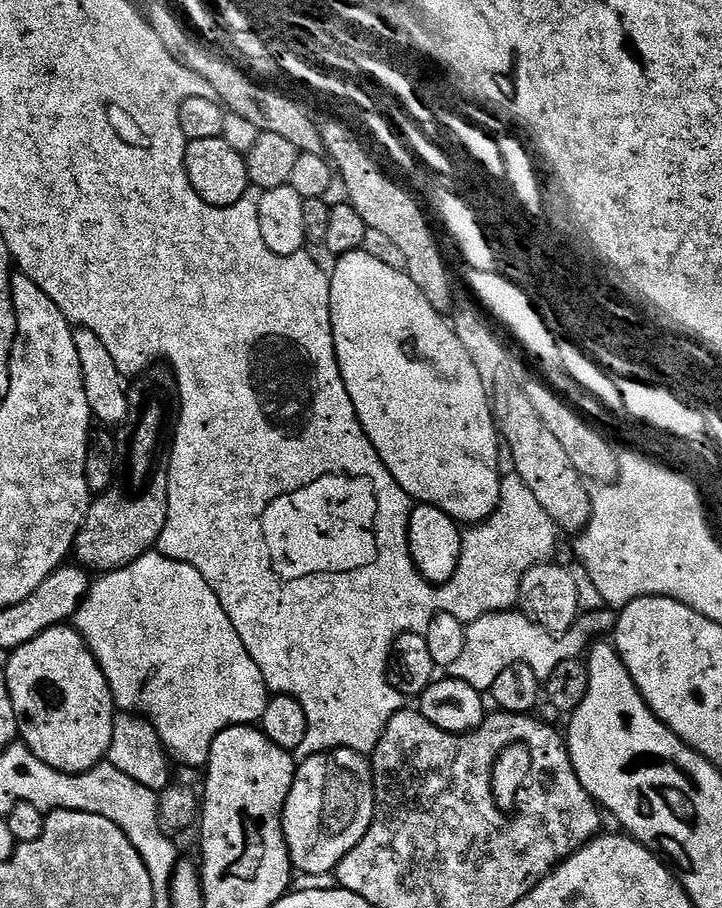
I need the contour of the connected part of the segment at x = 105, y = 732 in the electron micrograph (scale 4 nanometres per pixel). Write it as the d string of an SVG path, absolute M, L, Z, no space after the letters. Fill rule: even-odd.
M72 626L48 628L30 642L18 646L7 660L8 669L3 669L2 674L8 680L10 698L14 702L16 718L20 721L19 733L22 740L24 736L23 743L28 751L55 772L79 774L89 772L91 768L101 763L110 750L118 709L99 662L76 628Z

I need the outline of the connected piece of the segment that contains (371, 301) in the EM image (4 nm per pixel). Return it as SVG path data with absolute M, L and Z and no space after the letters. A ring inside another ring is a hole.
M357 250L354 252L345 252L339 257L340 260L336 264L336 269L331 269L330 279L332 282L332 337L334 338L334 344L336 346L336 357L340 362L340 373L342 374L344 381L346 382L346 390L350 394L352 399L352 404L356 408L356 414L360 417L360 424L364 427L364 433L370 438L370 442L374 446L374 450L384 459L384 465L390 470L392 477L397 480L401 486L403 486L404 491L408 493L409 497L413 501L423 504L431 504L433 508L441 508L447 514L451 516L453 520L457 522L463 522L470 524L468 526L476 526L481 522L487 521L490 516L492 516L496 507L499 506L499 490L500 490L500 479L502 477L502 469L500 470L500 452L502 456L502 436L498 431L498 423L496 421L496 414L492 411L492 397L490 395L489 385L484 383L482 377L480 377L480 371L478 366L474 362L474 358L470 358L470 354L466 350L466 346L462 344L462 338L458 338L455 328L452 327L449 317L443 316L439 312L437 305L433 301L429 300L427 294L418 287L411 277L408 276L407 271L395 268L392 264L387 264L384 260L379 260L376 256L371 256L368 250Z

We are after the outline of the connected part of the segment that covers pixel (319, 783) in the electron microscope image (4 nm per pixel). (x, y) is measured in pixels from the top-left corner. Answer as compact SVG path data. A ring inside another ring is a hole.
M344 748L344 764L348 768L354 768L354 772L358 772L358 798L360 798L360 790L362 790L362 796L364 800L360 800L358 804L350 804L350 812L322 812L322 788L324 788L324 760L322 758L317 758L315 754L307 757L297 767L296 777L292 783L292 789L290 794L286 798L284 803L284 837L286 838L286 846L288 847L288 857L292 860L292 867L297 873L305 872L308 876L324 876L327 874L335 873L336 868L342 862L344 855L350 850L354 850L354 846L358 841L364 837L368 832L368 827L372 825L372 819L374 818L375 808L376 808L376 798L375 798L375 786L374 777L372 774L372 765L370 763L369 757L363 752L355 752L349 748ZM312 776L316 776L316 786L312 788L316 794L310 794L308 786L312 784Z

